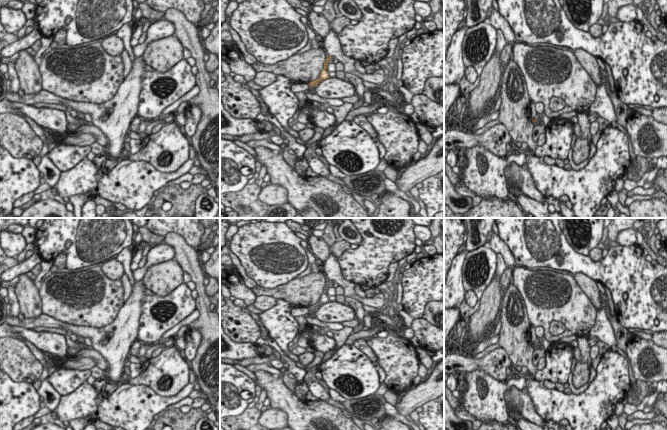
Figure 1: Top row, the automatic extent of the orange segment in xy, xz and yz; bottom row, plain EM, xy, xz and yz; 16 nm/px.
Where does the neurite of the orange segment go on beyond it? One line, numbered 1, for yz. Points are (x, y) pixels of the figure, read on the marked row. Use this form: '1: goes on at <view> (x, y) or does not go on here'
1: does not go on here

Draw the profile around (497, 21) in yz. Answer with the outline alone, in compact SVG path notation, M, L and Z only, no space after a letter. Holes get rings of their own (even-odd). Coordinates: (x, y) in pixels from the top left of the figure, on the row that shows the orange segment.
M492 8L490 14L486 17L486 19L487 18L490 19L492 27L494 27L496 30L502 31L504 38L507 42L514 43L516 41L516 36L509 23L494 8Z

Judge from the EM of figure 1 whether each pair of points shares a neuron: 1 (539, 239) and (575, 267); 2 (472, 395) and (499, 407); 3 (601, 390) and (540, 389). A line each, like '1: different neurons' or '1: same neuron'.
1: same neuron
2: same neuron
3: same neuron

